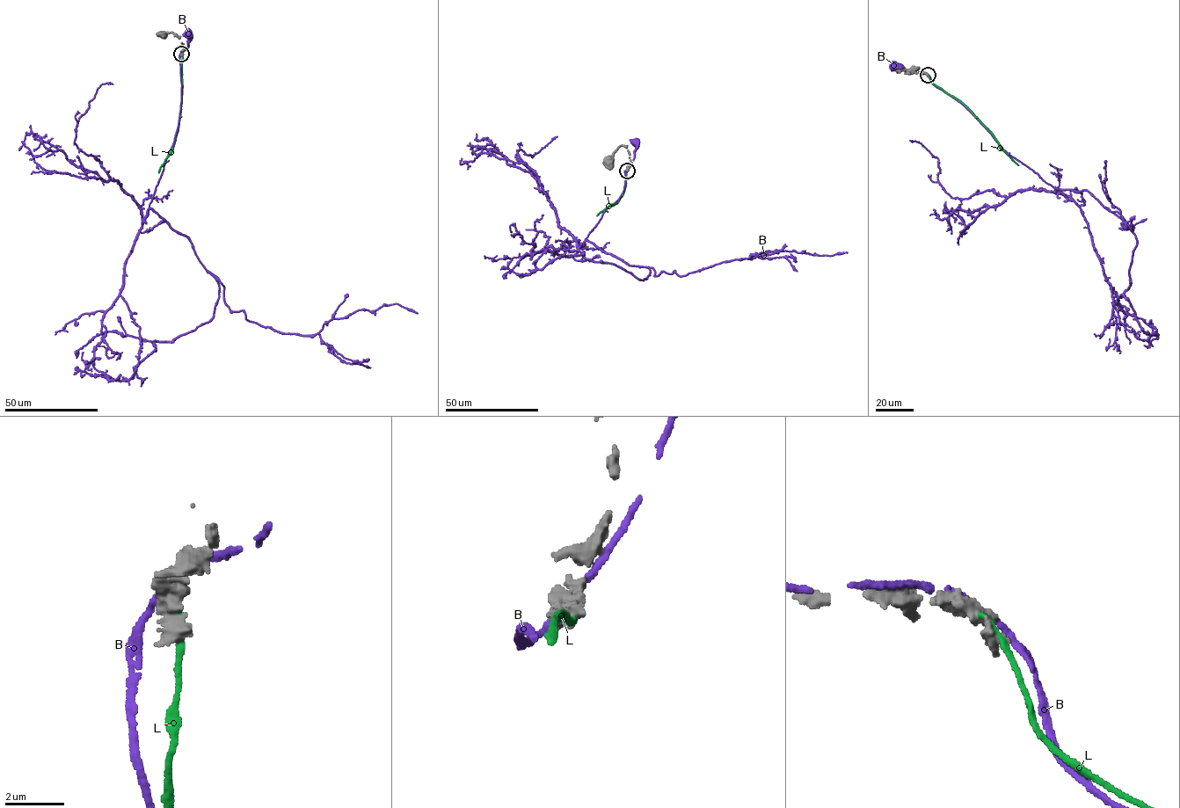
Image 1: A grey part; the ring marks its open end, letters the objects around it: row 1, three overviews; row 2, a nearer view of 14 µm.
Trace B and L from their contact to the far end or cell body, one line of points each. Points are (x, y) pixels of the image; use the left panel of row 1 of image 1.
B: (181, 51), (187, 48), (189, 34)
L: (182, 54), (178, 130), (171, 150), (158, 172)

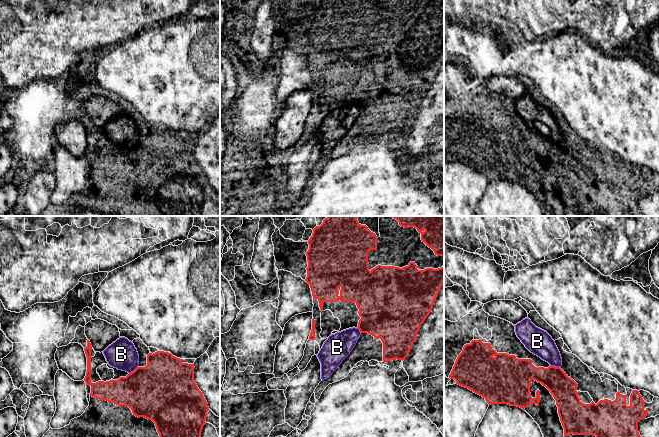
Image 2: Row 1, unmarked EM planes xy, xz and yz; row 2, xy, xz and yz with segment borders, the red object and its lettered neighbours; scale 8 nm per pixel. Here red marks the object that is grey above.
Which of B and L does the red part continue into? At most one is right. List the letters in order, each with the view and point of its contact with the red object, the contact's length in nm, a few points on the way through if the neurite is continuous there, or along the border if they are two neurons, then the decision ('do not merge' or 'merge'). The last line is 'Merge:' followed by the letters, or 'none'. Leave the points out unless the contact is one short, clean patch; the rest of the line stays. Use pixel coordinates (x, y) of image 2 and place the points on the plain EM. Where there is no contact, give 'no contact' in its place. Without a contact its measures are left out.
B: contact yz (554, 142); length 90 nm; do not merge
L: no contact; do not merge
Merge: none

